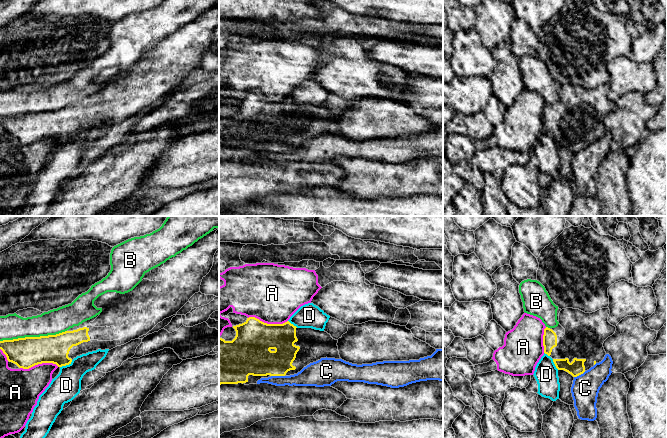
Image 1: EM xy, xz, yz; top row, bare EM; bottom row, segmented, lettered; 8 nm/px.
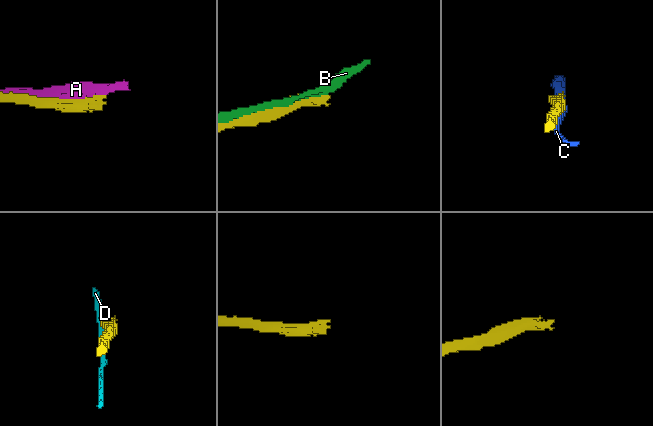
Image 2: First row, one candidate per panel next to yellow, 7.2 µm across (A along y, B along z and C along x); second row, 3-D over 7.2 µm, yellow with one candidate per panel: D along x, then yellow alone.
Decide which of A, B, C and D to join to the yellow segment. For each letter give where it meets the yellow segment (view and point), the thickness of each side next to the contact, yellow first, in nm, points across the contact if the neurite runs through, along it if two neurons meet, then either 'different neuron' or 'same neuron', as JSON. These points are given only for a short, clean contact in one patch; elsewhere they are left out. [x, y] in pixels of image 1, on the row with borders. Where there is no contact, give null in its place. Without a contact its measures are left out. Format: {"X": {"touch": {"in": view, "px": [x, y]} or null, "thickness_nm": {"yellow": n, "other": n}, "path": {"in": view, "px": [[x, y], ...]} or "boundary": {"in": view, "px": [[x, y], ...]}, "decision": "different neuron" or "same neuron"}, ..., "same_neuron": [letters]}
{"A": {"touch": {"in": "xz", "px": [268, 324]}, "thickness_nm": {"yellow": 320, "other": 460}, "decision": "different neuron"}, "B": {"touch": {"in": "xy", "px": [33, 337]}, "thickness_nm": {"yellow": 240, "other": 200}, "decision": "different neuron"}, "C": {"touch": {"in": "xz", "px": [278, 375]}, "thickness_nm": {"yellow": 280, "other": 160}, "decision": "different neuron"}, "D": {"touch": {"in": "xy", "px": [66, 364]}, "thickness_nm": {"yellow": 220, "other": 220}, "boundary": {"in": "xy", "px": [[72, 360], [60, 367]]}, "decision": "different neuron"}, "same_neuron": []}

